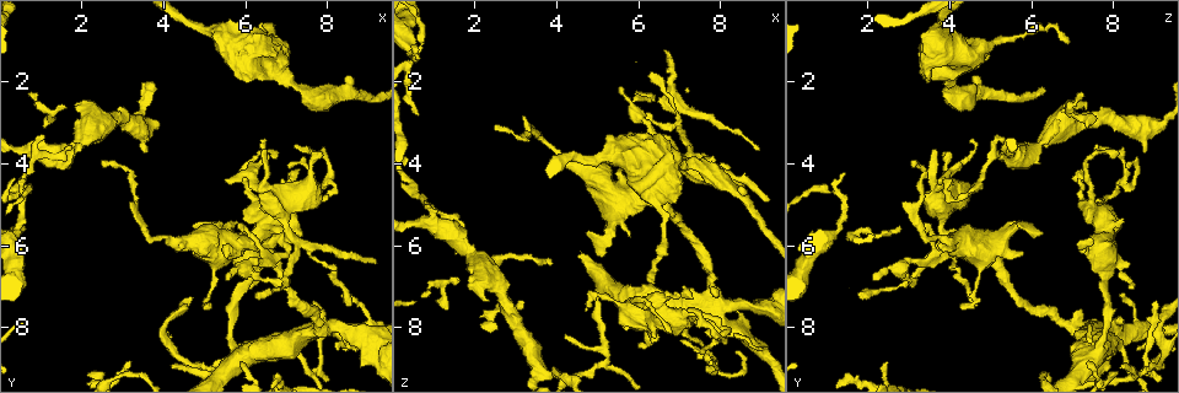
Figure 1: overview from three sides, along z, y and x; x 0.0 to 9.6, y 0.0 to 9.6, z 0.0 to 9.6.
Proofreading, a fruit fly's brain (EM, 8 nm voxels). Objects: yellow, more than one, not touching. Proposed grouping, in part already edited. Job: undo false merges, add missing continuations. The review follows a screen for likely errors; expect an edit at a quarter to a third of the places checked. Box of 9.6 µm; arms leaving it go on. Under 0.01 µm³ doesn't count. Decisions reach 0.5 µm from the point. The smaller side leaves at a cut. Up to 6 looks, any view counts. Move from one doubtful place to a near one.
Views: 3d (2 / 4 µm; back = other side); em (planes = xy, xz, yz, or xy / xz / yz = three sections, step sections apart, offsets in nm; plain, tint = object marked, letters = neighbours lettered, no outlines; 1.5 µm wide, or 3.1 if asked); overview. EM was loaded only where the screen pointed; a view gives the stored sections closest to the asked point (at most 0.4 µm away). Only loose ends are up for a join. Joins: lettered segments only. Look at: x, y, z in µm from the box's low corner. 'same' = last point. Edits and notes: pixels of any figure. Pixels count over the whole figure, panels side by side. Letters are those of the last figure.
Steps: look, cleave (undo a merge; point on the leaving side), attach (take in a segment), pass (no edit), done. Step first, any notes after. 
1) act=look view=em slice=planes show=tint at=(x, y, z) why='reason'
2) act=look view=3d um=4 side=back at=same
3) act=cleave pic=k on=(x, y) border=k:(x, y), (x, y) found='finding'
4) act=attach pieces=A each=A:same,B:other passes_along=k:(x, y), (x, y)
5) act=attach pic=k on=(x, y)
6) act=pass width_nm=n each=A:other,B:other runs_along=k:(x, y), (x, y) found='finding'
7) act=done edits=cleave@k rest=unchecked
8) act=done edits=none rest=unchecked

act=look view=3d um=2 side=back at=(6.95, 6.80, 3.10) why='arms part here'

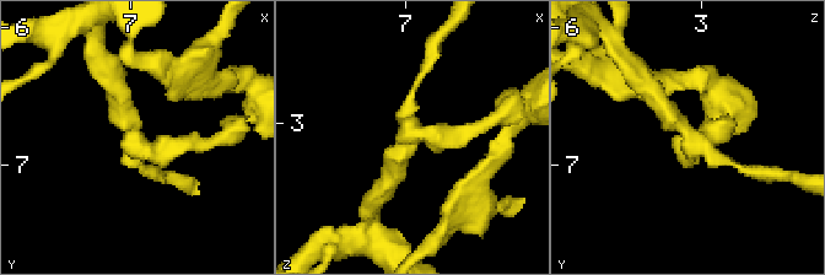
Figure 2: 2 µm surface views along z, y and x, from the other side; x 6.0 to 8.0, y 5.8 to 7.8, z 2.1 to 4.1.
act=look view=em slice=planes show=letters at=(6.98, 6.80, 3.10)

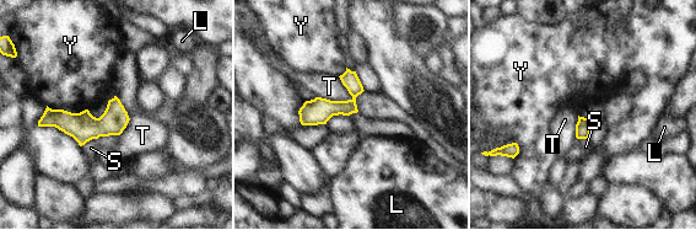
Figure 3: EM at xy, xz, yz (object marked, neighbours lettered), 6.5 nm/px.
act=pass each=L:other,S:other,T:other,Y:other runs_along=3:(125, 118), (107, 124), (43, 123) found='one neuron here'

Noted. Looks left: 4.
act=look view=em slice=planes show=letters at=(5.90, 8.60, 7.60) why='a fork'

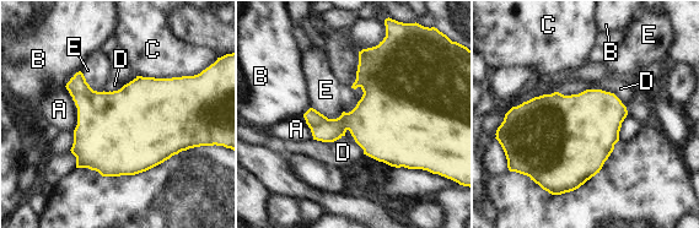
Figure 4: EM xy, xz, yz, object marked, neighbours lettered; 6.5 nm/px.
act=pass each=A:other,B:other,C:other,D:other,E:other found='continuous, no second neuron'

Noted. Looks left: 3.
act=look view=em slice=xy step=8 show=letters at=(0.70, 2.35, 7.30) why='an open end'

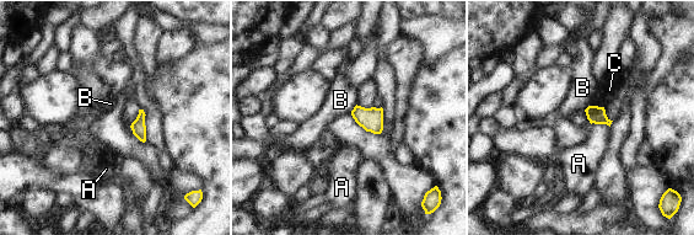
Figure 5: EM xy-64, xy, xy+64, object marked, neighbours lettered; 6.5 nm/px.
act=pass each=A:other,B:other,C:other border=5:(591, 105), (603, 107) found='none of them fits'

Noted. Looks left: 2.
act=done edits=none rest=unchecked

